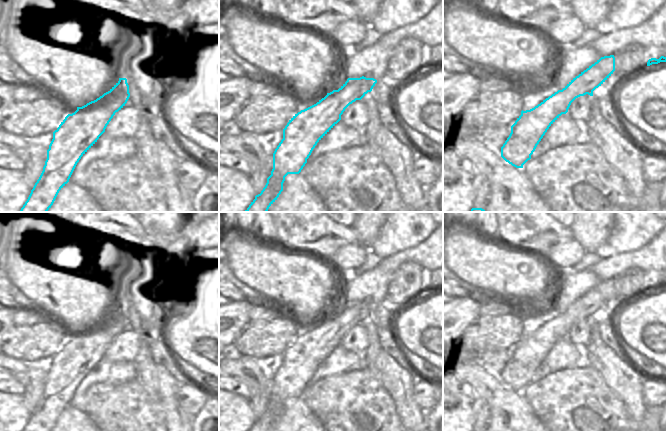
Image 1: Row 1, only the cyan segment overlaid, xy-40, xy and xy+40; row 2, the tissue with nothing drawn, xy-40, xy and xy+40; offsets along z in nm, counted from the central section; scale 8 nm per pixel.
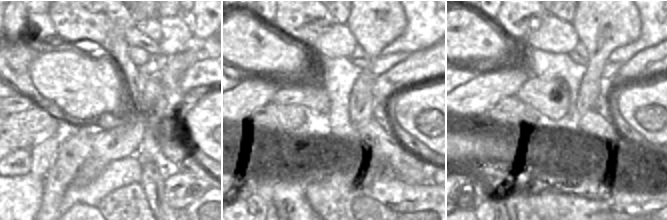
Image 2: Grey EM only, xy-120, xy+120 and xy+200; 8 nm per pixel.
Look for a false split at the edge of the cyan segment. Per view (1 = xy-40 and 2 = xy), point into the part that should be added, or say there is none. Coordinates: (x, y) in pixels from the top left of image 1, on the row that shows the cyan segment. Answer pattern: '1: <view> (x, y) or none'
1: none
2: none

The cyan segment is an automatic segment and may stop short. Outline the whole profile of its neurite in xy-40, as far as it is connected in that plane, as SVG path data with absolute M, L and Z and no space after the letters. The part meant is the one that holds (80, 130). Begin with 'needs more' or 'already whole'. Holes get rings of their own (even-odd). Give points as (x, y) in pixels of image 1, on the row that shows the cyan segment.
already whole; M126 78L119 81L106 93L68 114L53 132L53 139L47 150L43 171L19 212L47 212L53 205L59 191L69 179L81 157L97 142L116 112L121 110L130 97Z

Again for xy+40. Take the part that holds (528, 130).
already whole; M614 55L604 56L534 108L521 111L511 133L501 147L501 157L516 168L531 159L549 127L568 112L571 103L601 86L615 71Z

